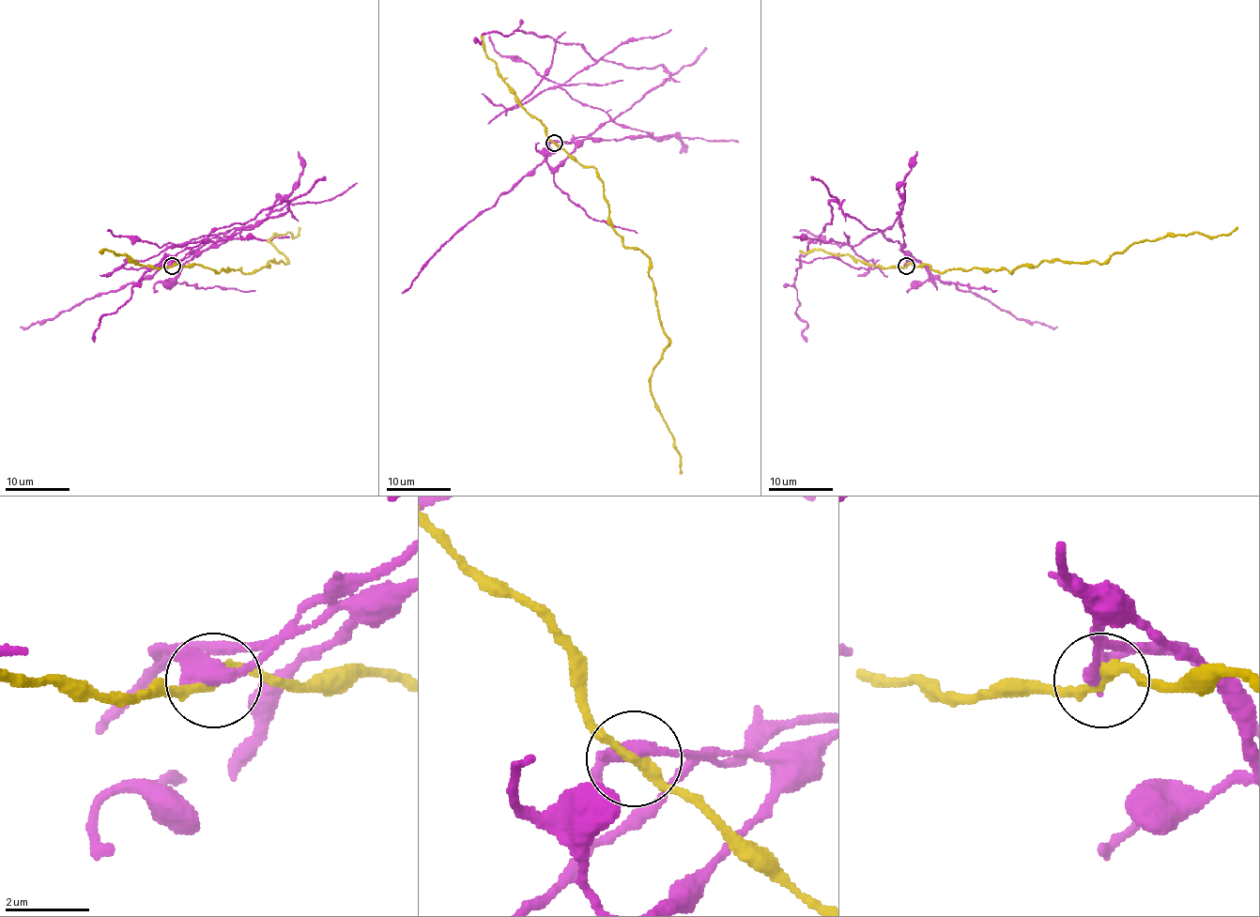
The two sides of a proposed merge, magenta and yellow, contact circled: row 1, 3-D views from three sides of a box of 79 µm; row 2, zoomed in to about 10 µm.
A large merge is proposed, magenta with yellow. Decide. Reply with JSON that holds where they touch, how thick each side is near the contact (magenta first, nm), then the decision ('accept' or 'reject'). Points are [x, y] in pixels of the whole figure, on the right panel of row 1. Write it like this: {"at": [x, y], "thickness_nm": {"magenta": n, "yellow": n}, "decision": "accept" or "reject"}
{"at": [906, 266], "thickness_nm": {"magenta": 380, "yellow": 240}, "decision": "reject"}

